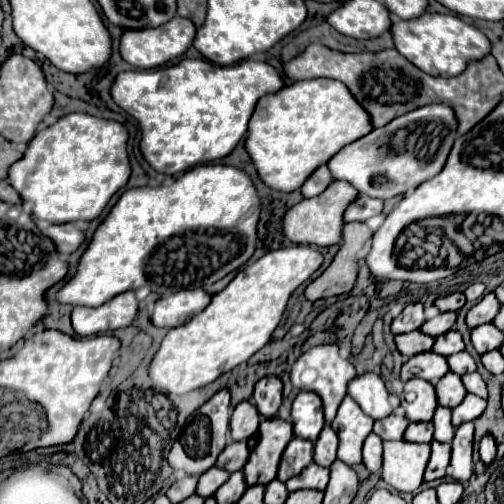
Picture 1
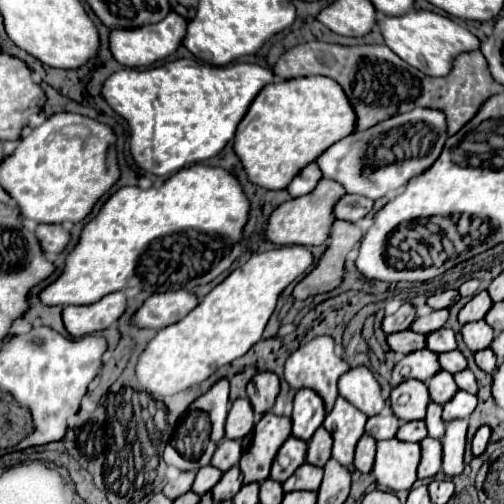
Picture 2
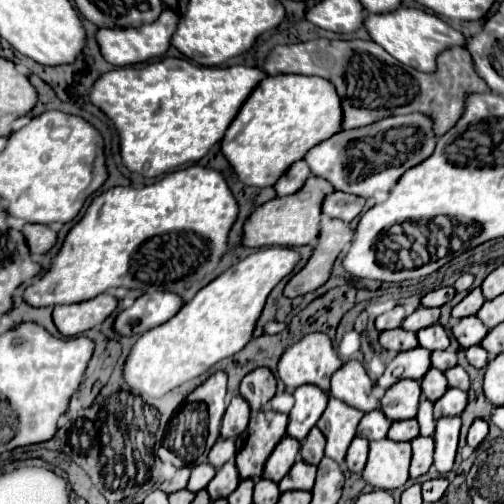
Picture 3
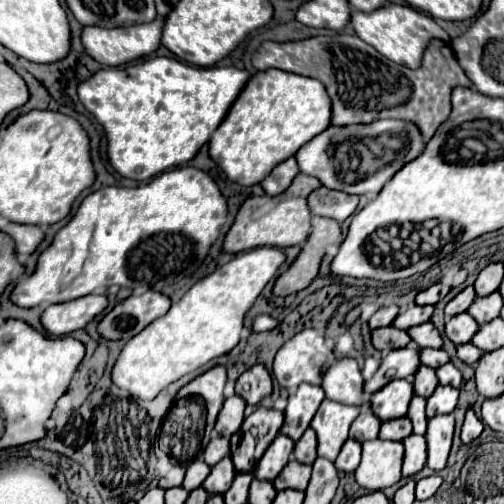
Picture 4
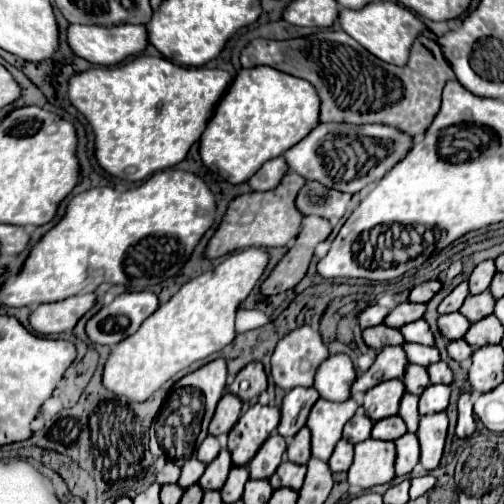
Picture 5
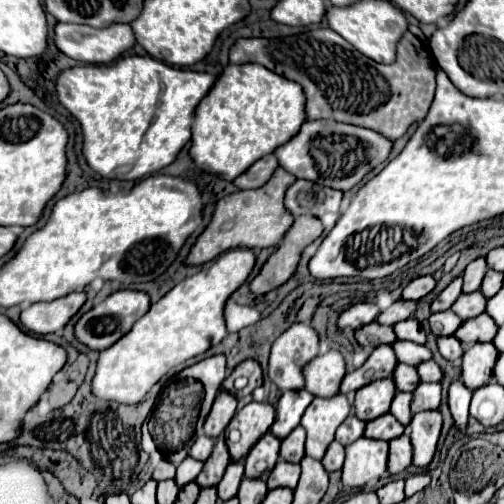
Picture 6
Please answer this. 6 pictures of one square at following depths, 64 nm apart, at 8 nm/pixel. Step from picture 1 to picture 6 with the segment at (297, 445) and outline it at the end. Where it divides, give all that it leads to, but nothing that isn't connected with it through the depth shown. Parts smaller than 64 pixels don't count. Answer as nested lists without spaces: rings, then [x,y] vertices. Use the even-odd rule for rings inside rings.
[[[266,432],[254,446],[252,452],[248,452],[248,458],[244,458],[244,474],[248,478],[260,478],[264,474],[268,474],[274,464],[278,462],[278,448],[280,448],[280,440]]]

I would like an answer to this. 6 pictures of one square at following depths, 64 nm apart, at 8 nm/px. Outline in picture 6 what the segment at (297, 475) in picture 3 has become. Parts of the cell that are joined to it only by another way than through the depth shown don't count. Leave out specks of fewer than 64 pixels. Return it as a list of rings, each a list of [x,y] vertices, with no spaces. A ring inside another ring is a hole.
[[[278,460],[276,468],[272,468],[272,472],[268,474],[268,490],[274,488],[296,488],[300,478],[300,464],[290,464],[284,460]]]

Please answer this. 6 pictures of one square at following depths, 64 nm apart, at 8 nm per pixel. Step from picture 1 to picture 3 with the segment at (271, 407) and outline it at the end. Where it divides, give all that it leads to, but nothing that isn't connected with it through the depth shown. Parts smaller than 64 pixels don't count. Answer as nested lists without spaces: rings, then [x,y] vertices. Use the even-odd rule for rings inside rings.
[[[256,368],[240,382],[240,396],[248,400],[250,408],[258,412],[276,392],[276,380],[268,368]]]

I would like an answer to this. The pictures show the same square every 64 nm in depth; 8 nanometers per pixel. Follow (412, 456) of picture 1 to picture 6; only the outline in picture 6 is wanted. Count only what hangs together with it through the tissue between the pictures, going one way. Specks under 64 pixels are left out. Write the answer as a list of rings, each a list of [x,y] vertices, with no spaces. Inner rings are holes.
[[[360,438],[346,446],[346,458],[342,466],[342,486],[362,488],[376,482],[386,472],[388,442]]]

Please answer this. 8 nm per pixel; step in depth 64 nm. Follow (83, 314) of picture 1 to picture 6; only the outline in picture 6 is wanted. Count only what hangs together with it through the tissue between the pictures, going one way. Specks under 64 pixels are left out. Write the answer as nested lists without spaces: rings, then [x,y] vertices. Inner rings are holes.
[[[72,292],[70,296],[62,296],[52,302],[36,302],[20,312],[20,322],[32,334],[58,332],[78,312],[84,300],[84,292]]]

